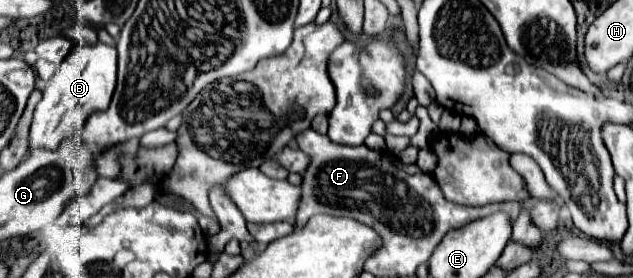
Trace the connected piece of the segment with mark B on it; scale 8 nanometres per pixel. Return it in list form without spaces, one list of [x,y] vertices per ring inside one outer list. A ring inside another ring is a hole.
[[[95,42],[93,46],[75,46],[61,66],[55,70],[53,78],[43,90],[43,98],[35,108],[29,146],[31,148],[57,148],[63,138],[75,134],[75,130],[85,126],[87,116],[93,110],[105,110],[111,102],[117,78],[117,50],[115,46]]]

